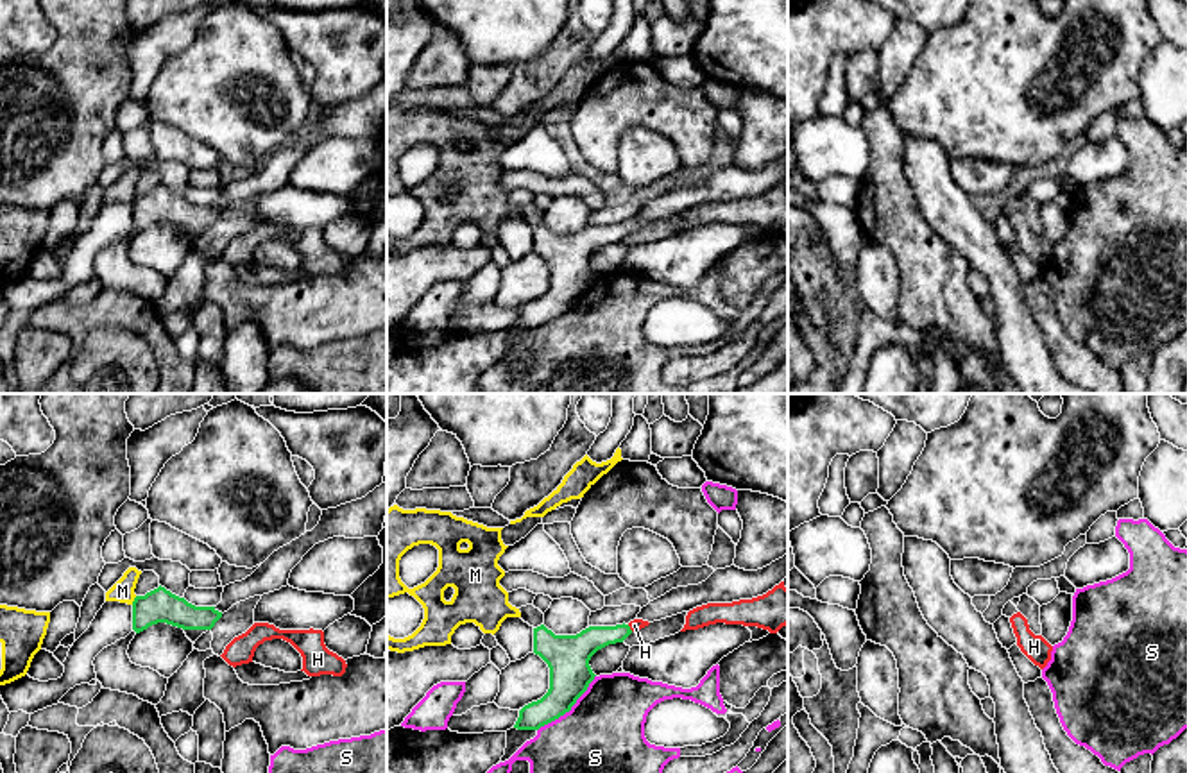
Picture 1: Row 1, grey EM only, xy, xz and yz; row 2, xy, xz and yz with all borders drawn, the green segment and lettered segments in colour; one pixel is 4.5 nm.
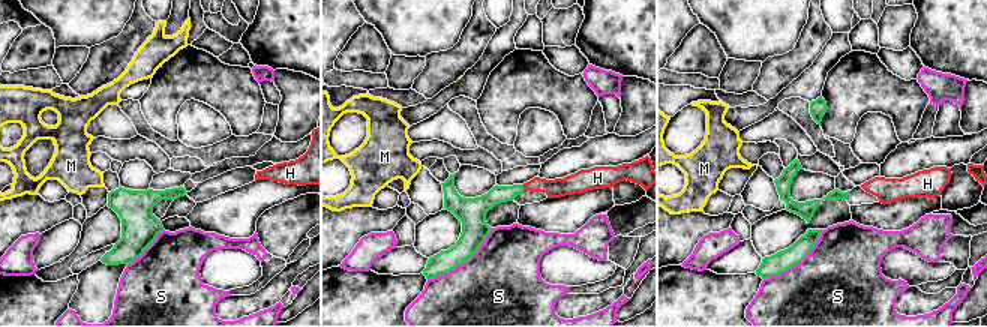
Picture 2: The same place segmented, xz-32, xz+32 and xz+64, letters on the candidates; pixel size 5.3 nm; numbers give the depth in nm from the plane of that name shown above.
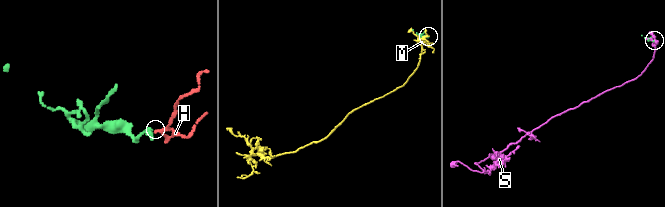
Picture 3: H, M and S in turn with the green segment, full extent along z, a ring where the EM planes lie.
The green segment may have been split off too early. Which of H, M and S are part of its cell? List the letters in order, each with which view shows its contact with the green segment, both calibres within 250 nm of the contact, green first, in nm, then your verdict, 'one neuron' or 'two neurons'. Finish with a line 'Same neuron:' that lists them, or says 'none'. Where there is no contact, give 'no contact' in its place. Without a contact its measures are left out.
H: meets green in xz; 130 nm thick on the green side, 50 nm on the other; one neuron
M: meets green in xy; 160 nm thick on the green side, 100 nm on the other; two neurons
S: meets green in xz; 190 nm thick on the green side, 480 nm on the other; two neurons
Same neuron: H

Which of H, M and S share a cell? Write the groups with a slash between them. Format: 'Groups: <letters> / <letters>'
Groups: H / M / S

